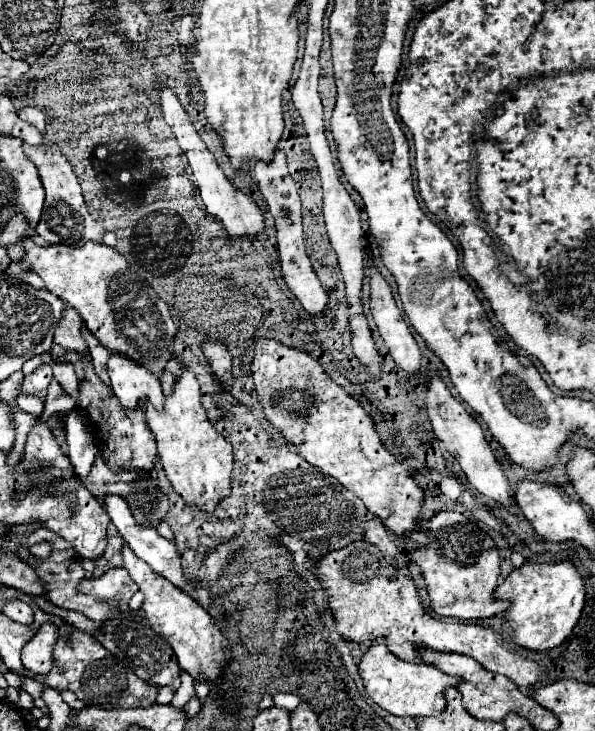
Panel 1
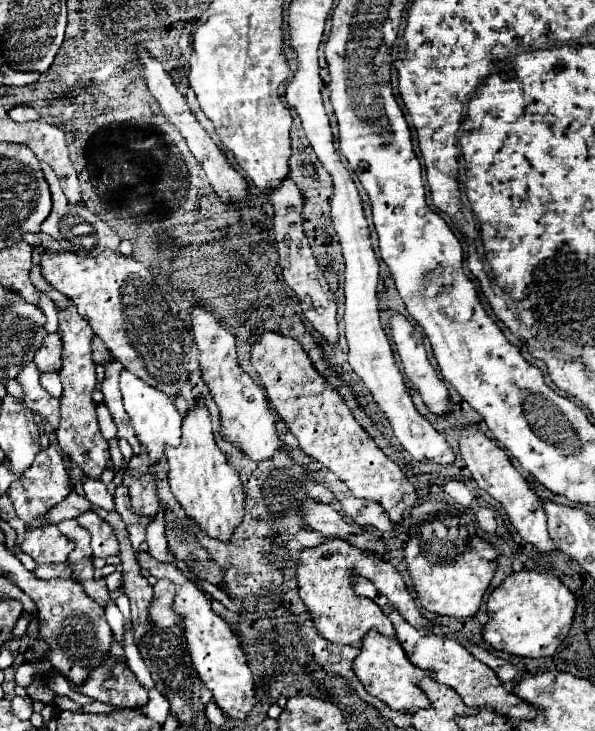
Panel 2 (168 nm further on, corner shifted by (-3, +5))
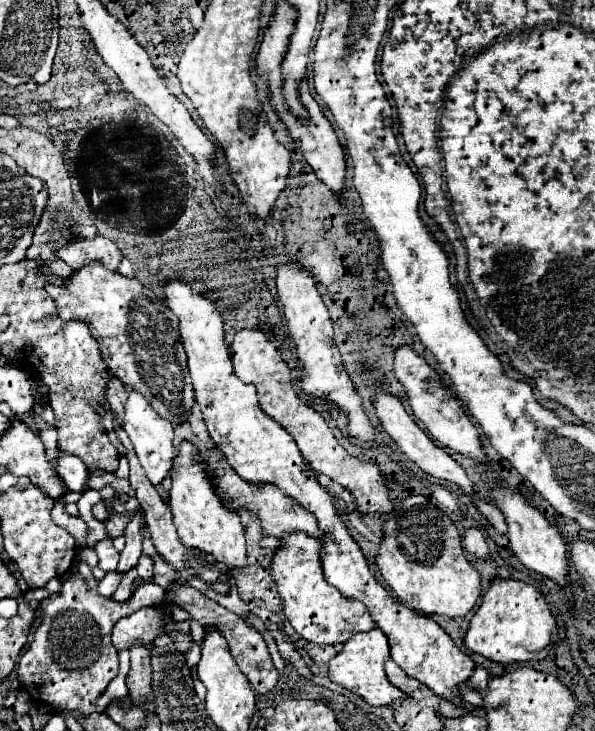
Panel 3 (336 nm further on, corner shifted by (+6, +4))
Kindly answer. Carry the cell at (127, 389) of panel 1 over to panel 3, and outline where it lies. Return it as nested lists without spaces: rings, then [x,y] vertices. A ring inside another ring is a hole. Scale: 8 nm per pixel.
[[[129,389],[127,401],[125,401],[125,415],[123,415],[123,429],[129,435],[133,449],[139,457],[141,467],[145,469],[145,475],[153,485],[159,485],[163,477],[171,469],[171,461],[175,457],[175,447],[173,447],[173,425],[167,419],[161,419],[161,415],[147,403],[147,399],[139,393]]]

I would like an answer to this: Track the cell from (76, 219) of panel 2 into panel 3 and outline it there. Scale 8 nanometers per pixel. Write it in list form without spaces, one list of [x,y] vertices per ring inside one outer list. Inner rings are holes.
[[[97,235],[95,239],[75,237],[67,245],[57,247],[57,257],[61,257],[71,269],[83,267],[91,261],[101,261],[111,271],[117,271],[117,265],[123,259],[119,247],[111,239],[101,235]]]

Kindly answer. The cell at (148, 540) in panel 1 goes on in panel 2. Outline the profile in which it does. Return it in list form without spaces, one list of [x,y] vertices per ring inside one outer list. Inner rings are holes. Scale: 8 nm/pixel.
[[[86,478],[84,480],[84,490],[86,490],[86,498],[100,506],[100,508],[106,508],[106,510],[112,510],[114,508],[114,498],[106,492],[106,484],[100,482],[100,480],[94,480],[94,478]]]

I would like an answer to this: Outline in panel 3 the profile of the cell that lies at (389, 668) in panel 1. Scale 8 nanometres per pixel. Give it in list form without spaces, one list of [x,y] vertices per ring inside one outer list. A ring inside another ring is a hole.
[[[371,629],[369,633],[357,633],[345,643],[343,651],[331,659],[329,677],[331,677],[331,681],[335,681],[335,683],[343,685],[345,689],[353,691],[355,695],[363,697],[373,707],[391,705],[393,701],[405,699],[407,695],[403,691],[399,691],[397,687],[393,687],[391,681],[387,679],[387,675],[385,675],[387,659],[389,659],[389,645],[387,645],[387,637],[381,629]]]

